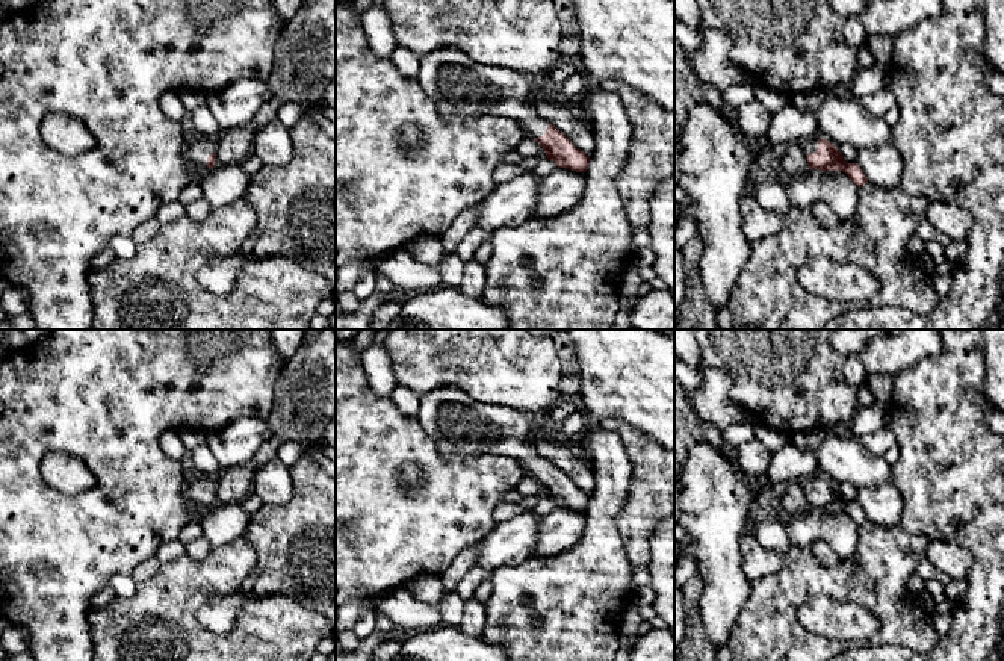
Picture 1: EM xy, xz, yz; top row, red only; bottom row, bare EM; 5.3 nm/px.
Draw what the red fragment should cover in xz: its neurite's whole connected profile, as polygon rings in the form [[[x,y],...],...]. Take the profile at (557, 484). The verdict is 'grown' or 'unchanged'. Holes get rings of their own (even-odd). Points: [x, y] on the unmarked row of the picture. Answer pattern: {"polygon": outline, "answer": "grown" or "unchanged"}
{"polygon": [[[445,386],[420,396],[417,419],[448,457],[496,454],[517,458],[558,507],[585,511],[590,495],[535,448],[532,414],[476,402],[461,389]]], "answer": "grown"}

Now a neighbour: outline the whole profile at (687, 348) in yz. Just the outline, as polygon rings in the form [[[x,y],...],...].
[[[674,330],[674,355],[691,368],[700,366],[702,354],[697,330]]]

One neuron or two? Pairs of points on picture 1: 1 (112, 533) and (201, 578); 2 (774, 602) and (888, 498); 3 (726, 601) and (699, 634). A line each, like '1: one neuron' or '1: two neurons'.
1: two neurons
2: two neurons
3: two neurons

